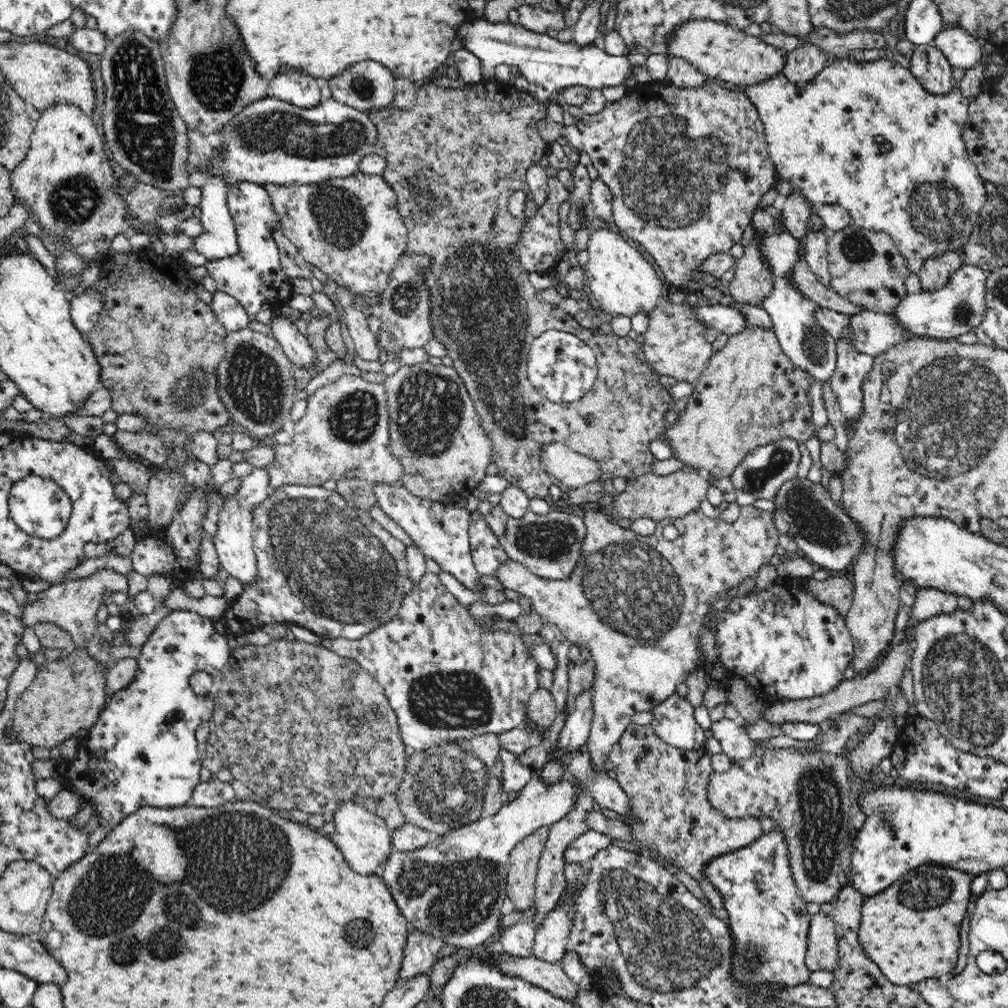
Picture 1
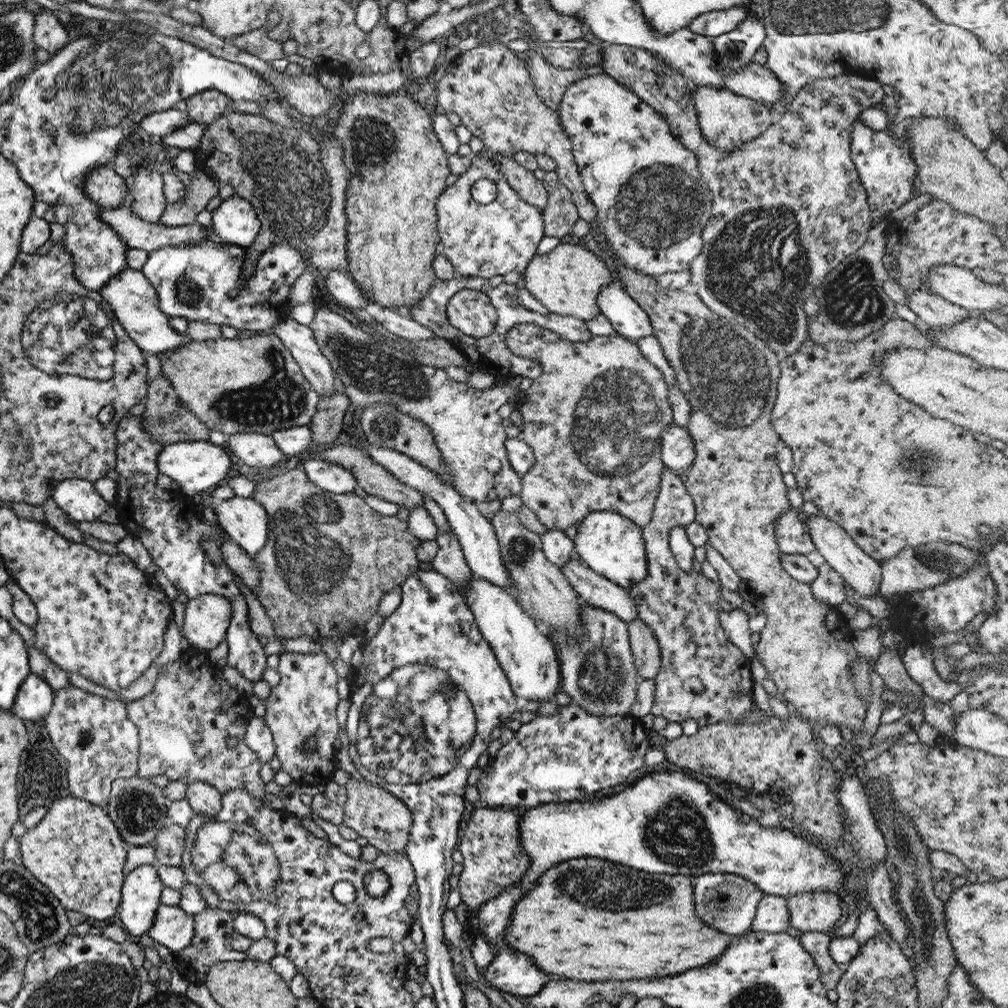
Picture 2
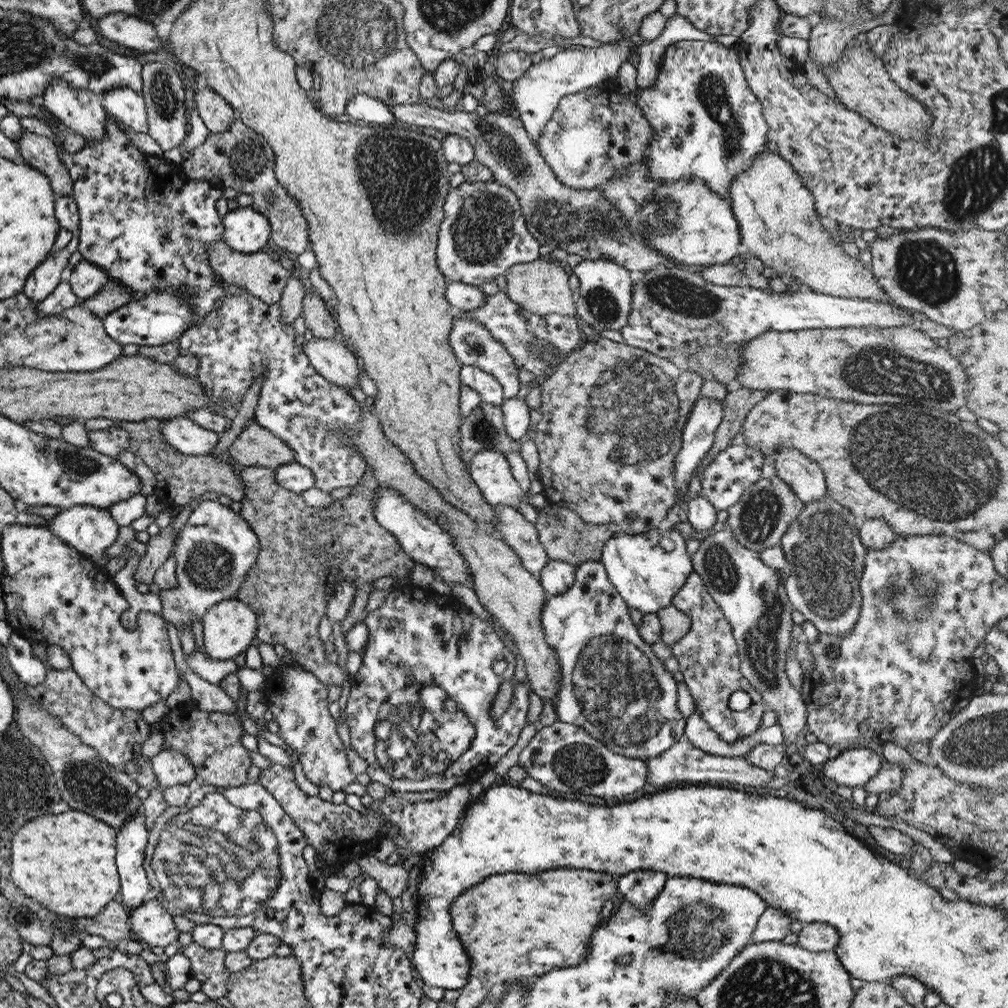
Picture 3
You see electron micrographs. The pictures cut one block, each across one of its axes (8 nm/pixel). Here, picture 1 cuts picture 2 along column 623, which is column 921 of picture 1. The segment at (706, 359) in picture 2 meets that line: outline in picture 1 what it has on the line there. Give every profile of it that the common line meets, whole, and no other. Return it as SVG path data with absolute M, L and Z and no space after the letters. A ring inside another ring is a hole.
M947 252L942 257L933 257L923 263L921 270L917 273L924 292L934 292L944 286L948 286L948 280L954 271L963 266L960 254Z

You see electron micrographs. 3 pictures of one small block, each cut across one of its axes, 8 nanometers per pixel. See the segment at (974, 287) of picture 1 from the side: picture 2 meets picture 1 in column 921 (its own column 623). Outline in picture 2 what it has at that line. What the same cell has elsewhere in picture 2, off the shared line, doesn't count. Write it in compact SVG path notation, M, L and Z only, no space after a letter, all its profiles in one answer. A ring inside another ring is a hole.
M607 284L601 288L596 298L599 312L607 318L615 335L633 342L639 338L653 335L647 313L625 292Z

